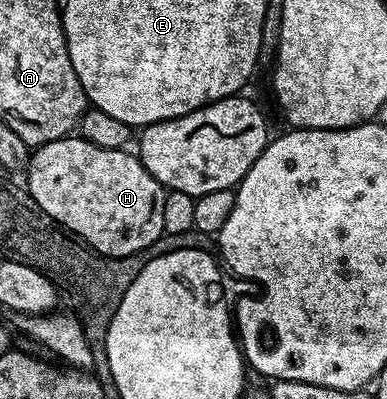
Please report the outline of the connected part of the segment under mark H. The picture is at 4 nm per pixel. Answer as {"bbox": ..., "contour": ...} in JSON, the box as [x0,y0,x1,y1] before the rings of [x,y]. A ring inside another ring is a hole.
{"bbox":[25,135,167,257],"contour":[[[79,135],[61,137],[52,143],[37,146],[30,154],[30,164],[25,170],[25,188],[30,197],[52,219],[59,221],[75,237],[86,242],[91,249],[105,257],[130,256],[148,247],[163,235],[164,199],[167,190],[144,167],[144,163],[133,152],[125,148],[98,147]]]}

